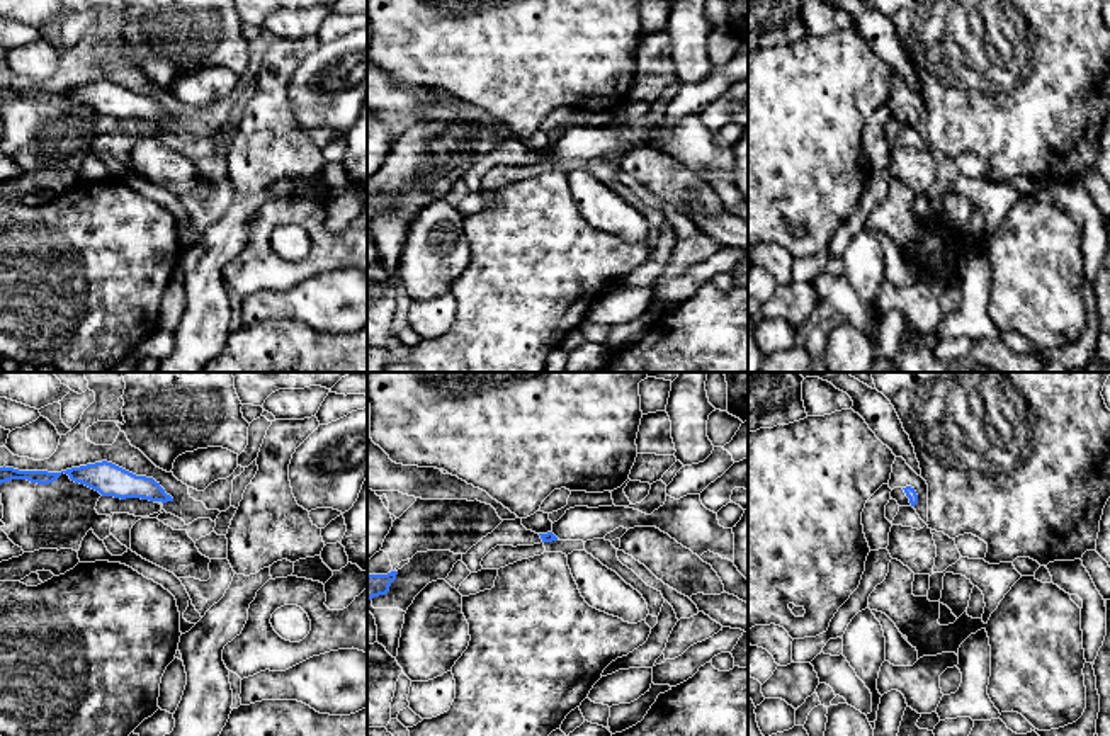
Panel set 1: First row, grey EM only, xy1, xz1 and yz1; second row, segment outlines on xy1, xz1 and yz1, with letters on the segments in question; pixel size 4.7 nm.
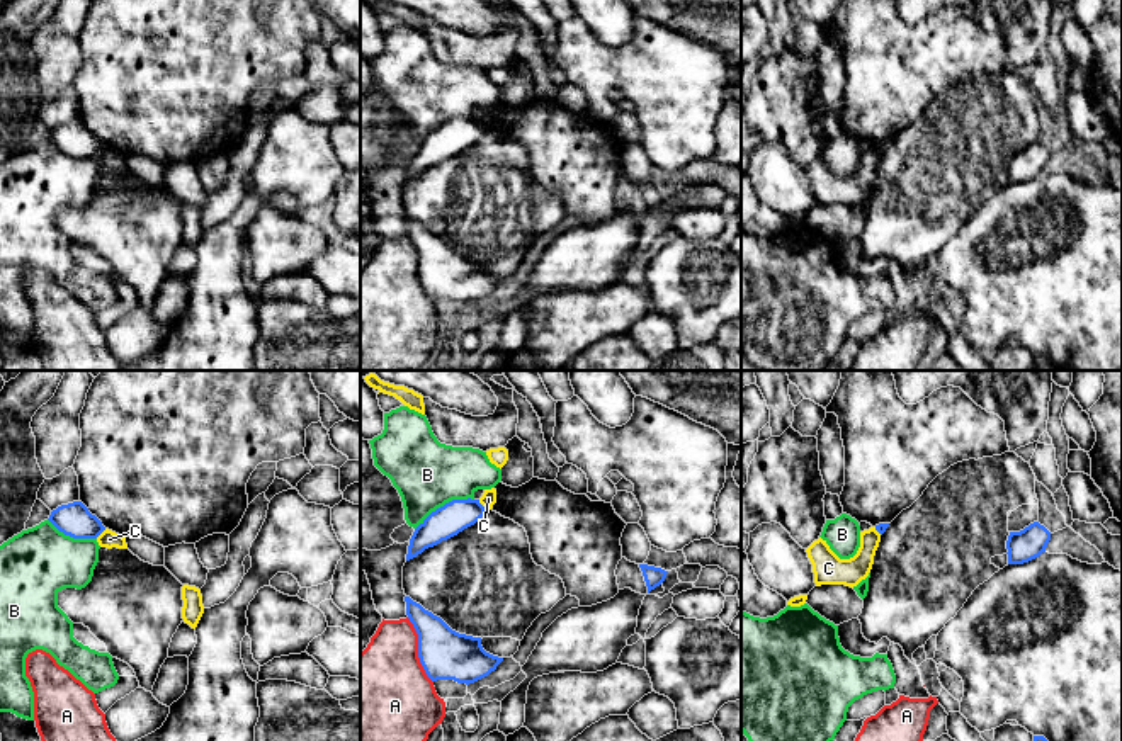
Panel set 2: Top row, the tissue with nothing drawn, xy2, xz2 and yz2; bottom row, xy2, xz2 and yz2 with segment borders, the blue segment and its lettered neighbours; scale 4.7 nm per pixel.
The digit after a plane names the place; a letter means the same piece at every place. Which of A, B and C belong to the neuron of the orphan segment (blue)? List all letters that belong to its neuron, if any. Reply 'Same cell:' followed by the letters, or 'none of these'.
Same cell: none of these

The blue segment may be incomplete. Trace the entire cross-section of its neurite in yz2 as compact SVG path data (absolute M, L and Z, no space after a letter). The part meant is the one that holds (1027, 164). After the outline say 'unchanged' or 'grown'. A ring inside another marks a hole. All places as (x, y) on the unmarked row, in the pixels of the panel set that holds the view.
M1039 141L1030 143L1020 151L1010 151L1006 160L1008 184L1023 184L1039 177L1046 172L1049 160L1051 151Z | unchanged

